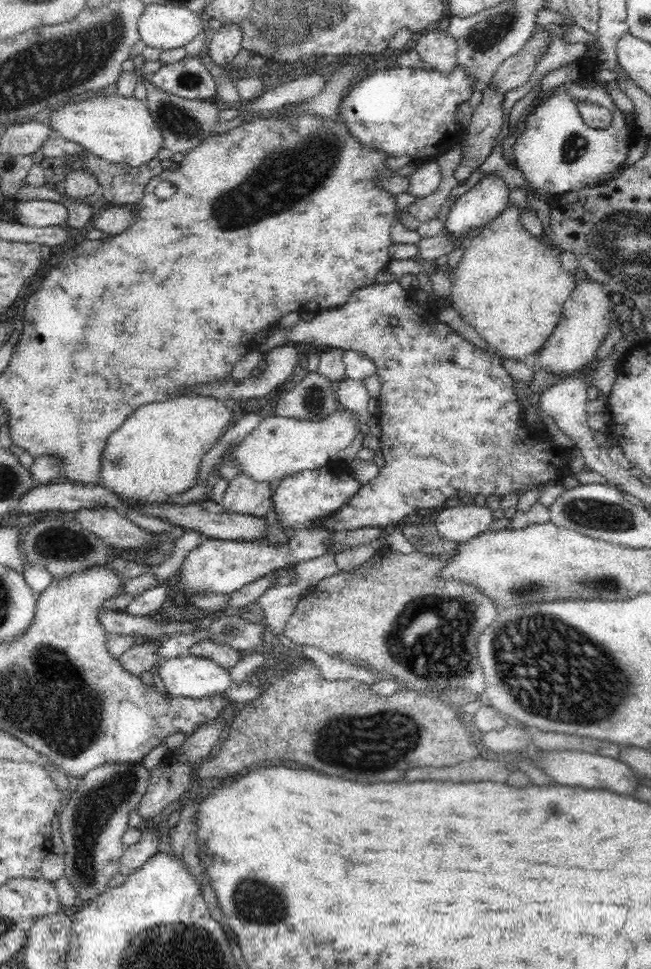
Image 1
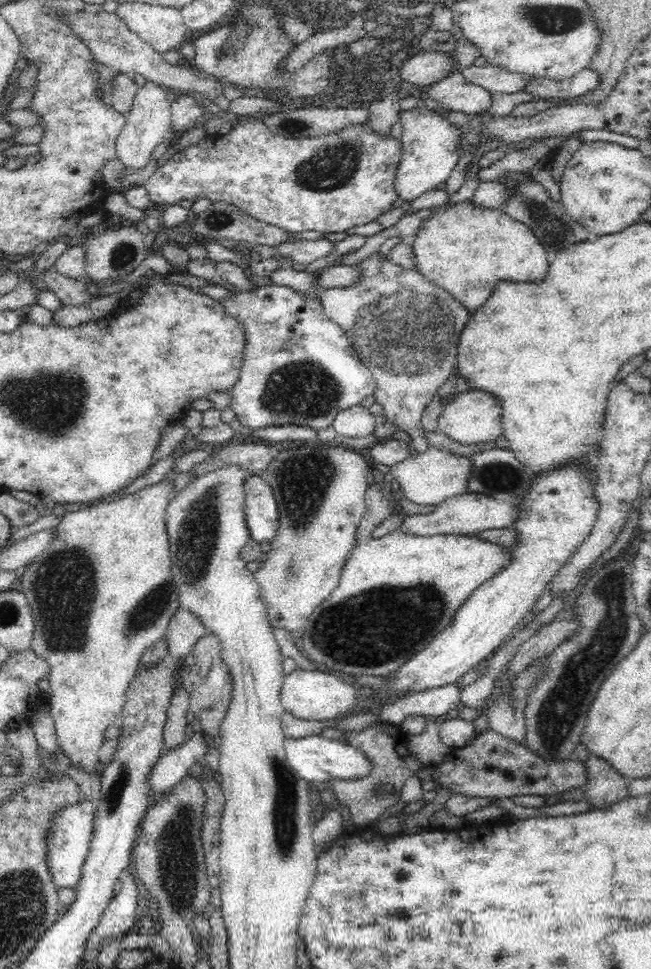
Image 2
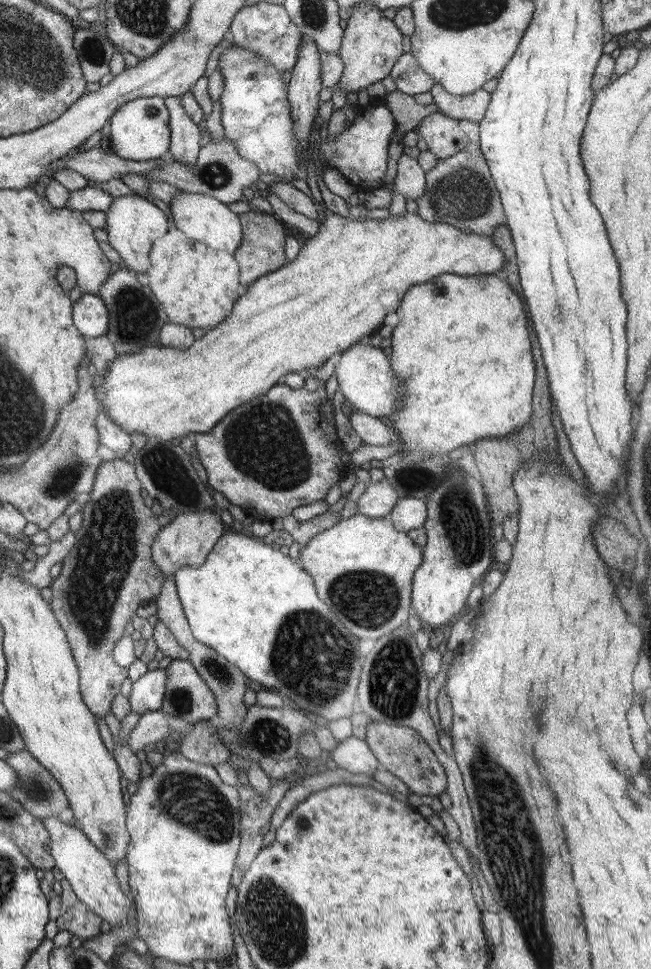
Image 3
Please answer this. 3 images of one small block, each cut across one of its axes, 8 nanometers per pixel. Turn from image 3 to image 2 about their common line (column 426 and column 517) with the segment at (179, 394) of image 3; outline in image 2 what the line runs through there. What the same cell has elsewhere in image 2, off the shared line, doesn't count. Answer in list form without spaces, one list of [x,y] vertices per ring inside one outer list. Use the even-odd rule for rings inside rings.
[[[471,199],[446,205],[434,211],[410,240],[414,253],[414,268],[432,284],[442,287],[452,297],[473,312],[490,297],[498,280],[532,282],[546,276],[549,267],[547,252],[530,228],[508,216],[504,210],[476,206]]]

